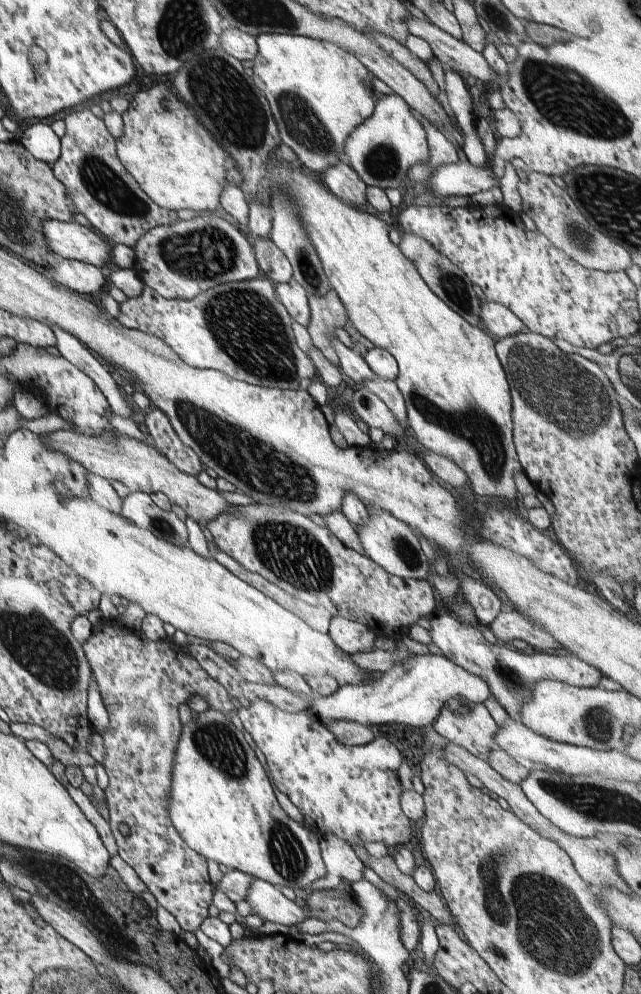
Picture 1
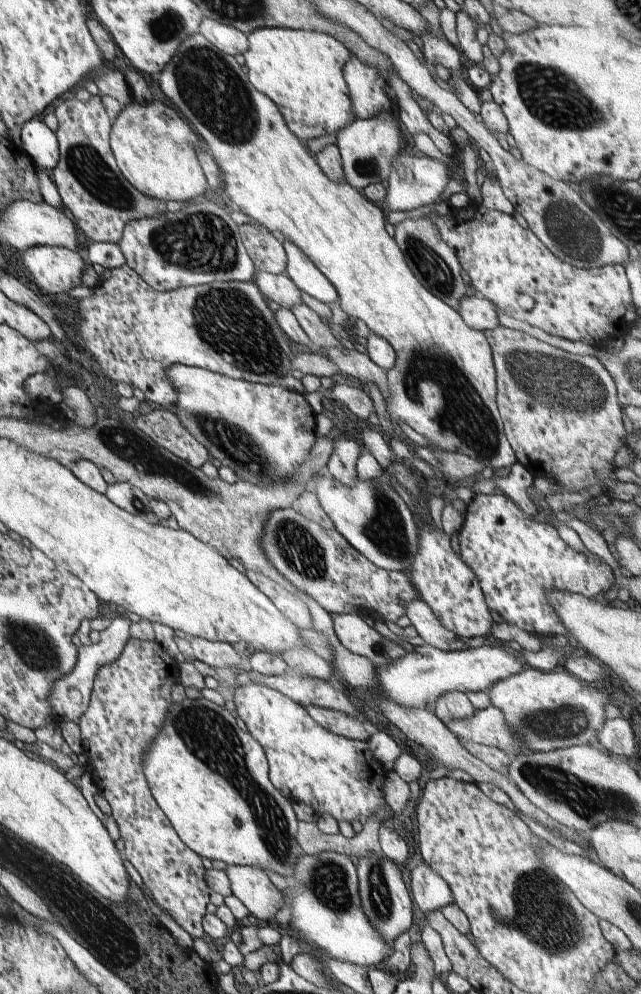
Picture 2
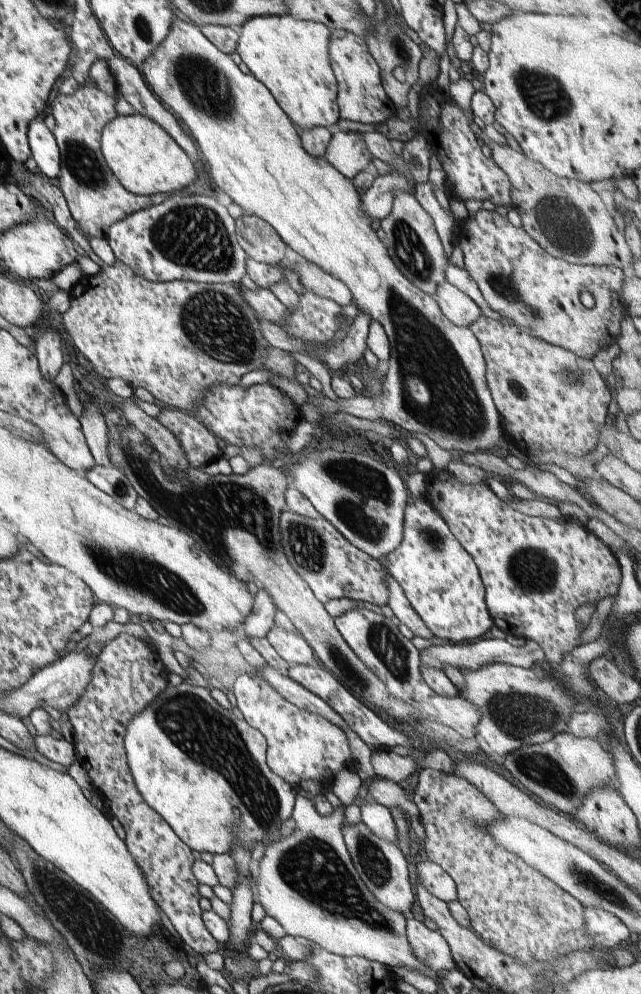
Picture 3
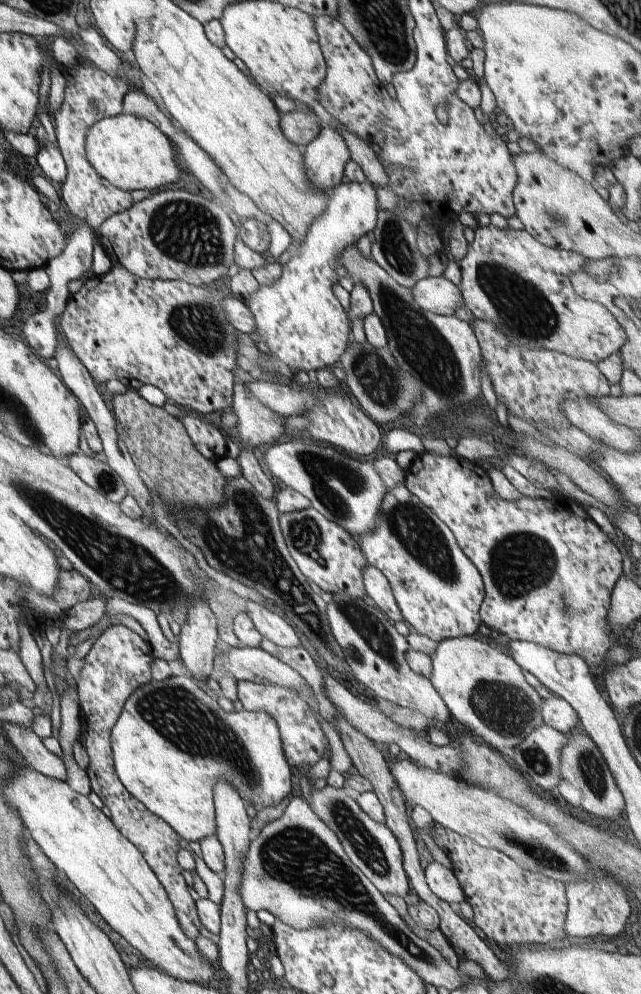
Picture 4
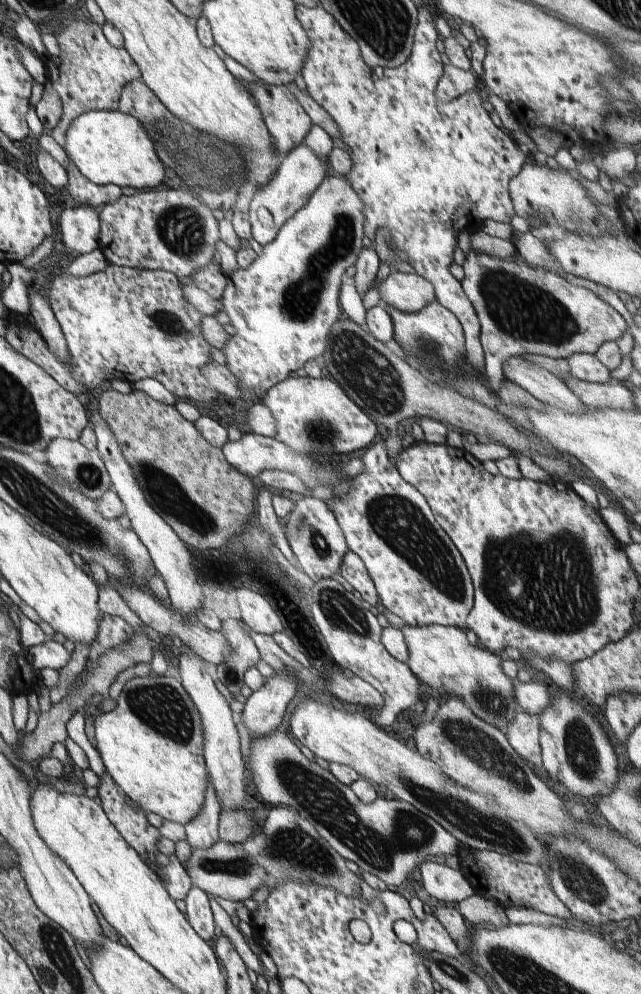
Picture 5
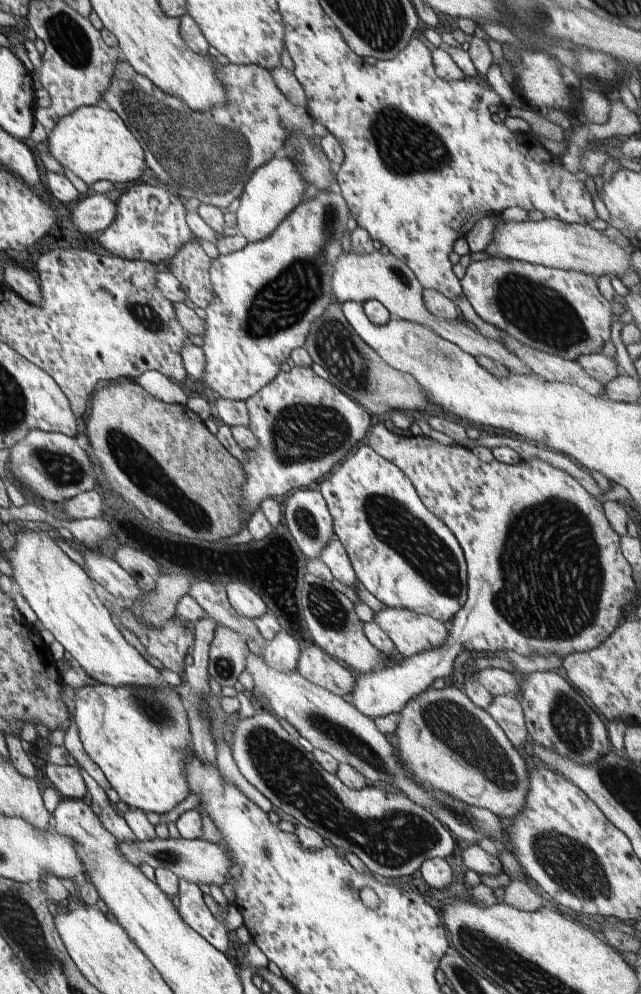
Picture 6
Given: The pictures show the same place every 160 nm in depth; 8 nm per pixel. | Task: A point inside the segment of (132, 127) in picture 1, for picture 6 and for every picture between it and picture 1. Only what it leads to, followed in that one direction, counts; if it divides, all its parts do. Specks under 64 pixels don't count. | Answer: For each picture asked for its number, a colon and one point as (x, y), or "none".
2: (156, 150)
3: (143, 156)
4: (130, 152)
5: (109, 147)
6: (94, 142)

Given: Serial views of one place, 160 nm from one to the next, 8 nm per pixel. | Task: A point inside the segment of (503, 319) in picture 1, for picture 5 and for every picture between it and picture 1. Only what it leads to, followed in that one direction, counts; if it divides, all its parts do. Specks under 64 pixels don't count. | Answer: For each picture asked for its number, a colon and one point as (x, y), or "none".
2: (479, 313)
3: (460, 309)
4: (439, 295)
5: (410, 293)

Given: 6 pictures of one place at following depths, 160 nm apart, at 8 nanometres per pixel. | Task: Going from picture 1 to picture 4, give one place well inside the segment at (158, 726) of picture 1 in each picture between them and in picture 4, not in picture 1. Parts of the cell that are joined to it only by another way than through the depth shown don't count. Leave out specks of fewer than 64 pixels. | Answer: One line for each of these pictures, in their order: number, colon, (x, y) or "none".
2: (130, 699)
3: (128, 674)
4: (119, 662)

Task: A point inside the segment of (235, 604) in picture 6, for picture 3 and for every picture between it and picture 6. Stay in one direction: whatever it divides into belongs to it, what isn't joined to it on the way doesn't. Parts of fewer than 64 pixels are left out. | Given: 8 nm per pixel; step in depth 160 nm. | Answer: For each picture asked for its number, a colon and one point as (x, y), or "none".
3: (293, 648)
4: (274, 627)
5: (257, 614)

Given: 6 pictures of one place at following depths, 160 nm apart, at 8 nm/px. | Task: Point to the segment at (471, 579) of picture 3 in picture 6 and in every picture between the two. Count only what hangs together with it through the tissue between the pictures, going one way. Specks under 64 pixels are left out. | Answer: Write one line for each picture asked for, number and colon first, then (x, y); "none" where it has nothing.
4: (439, 591)
5: (420, 575)
6: (404, 555)

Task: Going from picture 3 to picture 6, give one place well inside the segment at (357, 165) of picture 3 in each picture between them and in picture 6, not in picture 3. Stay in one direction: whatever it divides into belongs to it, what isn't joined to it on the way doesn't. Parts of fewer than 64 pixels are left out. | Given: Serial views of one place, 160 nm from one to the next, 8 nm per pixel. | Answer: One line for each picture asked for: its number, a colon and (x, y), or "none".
4: (325, 158)
5: (301, 171)
6: (274, 190)

